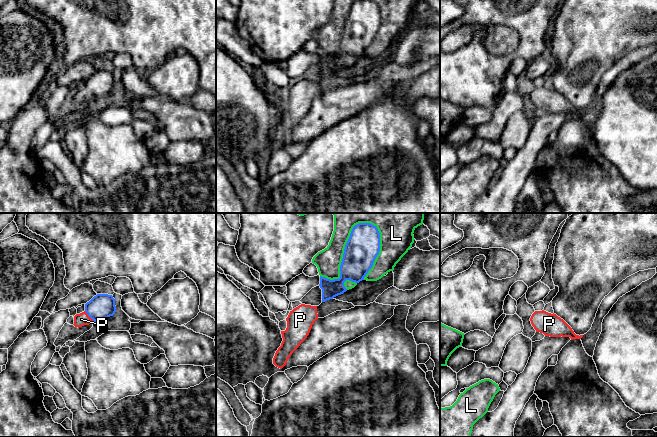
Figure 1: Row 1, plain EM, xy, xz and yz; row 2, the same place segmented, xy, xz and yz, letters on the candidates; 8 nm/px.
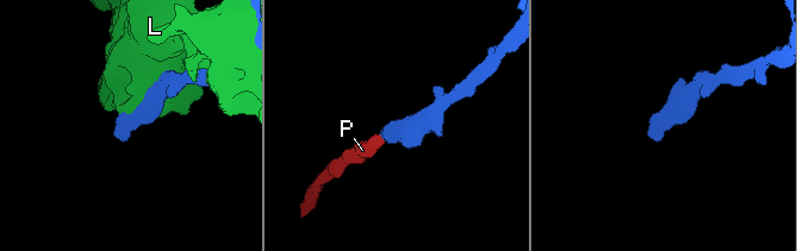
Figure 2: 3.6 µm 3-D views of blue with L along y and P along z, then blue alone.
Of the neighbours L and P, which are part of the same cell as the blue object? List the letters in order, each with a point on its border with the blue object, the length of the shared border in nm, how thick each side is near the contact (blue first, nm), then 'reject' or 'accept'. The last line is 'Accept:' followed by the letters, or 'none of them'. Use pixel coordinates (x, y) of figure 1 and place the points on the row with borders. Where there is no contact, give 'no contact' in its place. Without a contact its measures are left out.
L: meets blue in xz at (344, 250); contact 600 nm long; 260 nm thick on the blue side, 200 nm on the other; reject
P: meets blue in xy at (89, 316); contact 120 nm long; 200 nm thick on the blue side, 100 nm on the other; accept
Accept: P

